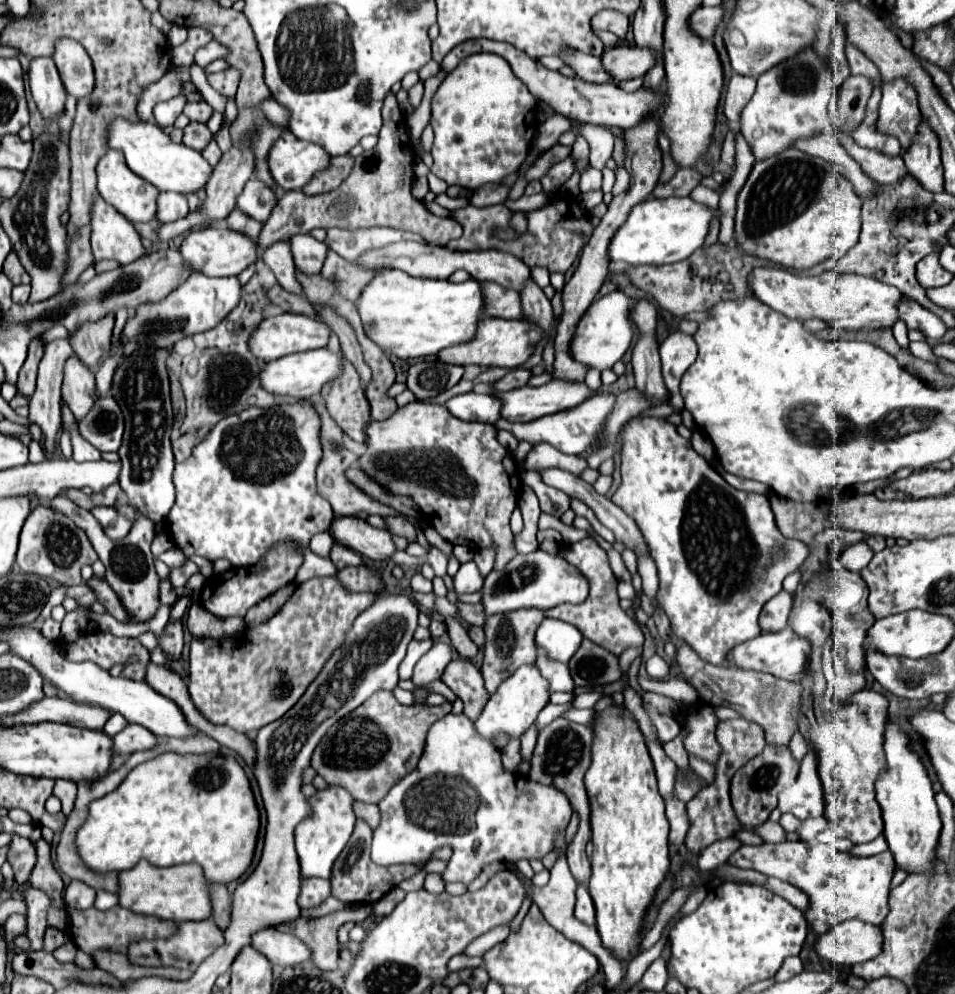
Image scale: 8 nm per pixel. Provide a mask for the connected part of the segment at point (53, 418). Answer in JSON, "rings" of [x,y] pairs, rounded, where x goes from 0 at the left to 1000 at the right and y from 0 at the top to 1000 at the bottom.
{"rings":[[[72,339],[68,341],[58,341],[58,343],[51,343],[47,347],[47,357],[41,365],[41,379],[39,379],[39,391],[32,399],[32,405],[30,405],[30,422],[32,426],[41,428],[43,434],[45,434],[45,452],[49,458],[55,458],[58,456],[58,444],[60,444],[60,436],[64,434],[64,385],[66,385],[66,369],[68,369],[68,363],[76,357],[76,351],[74,351],[74,345],[72,345]]]}

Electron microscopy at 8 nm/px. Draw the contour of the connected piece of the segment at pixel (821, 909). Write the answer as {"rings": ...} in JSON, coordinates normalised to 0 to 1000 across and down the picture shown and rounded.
{"rings":[[[822,846],[814,850],[776,850],[761,868],[816,882],[824,888],[832,888],[839,896],[845,896],[845,900],[849,900],[849,916],[843,919],[843,925],[855,943],[889,925],[923,931],[931,919],[931,888],[937,878],[933,856],[897,864],[855,846]]]}

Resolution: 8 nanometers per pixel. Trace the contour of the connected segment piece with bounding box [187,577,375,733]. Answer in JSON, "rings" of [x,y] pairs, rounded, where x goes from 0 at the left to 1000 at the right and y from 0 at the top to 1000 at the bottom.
{"rings":[[[328,580],[319,587],[315,587],[311,591],[311,595],[303,601],[303,605],[296,609],[296,613],[284,621],[282,625],[265,631],[265,633],[254,633],[250,639],[246,639],[244,643],[220,643],[220,642],[206,642],[203,641],[198,655],[198,675],[196,681],[196,693],[198,693],[198,701],[202,705],[202,709],[206,711],[206,715],[217,723],[221,725],[223,729],[238,729],[242,733],[246,733],[248,737],[263,737],[263,735],[269,735],[277,729],[282,729],[284,725],[296,721],[311,705],[313,701],[317,699],[317,695],[321,693],[321,689],[326,687],[326,683],[330,683],[330,677],[336,675],[338,667],[342,665],[342,659],[347,659],[347,655],[351,655],[351,651],[355,651],[355,647],[359,645],[359,635],[363,635],[363,631],[368,631],[368,625],[378,617],[382,615],[384,611],[388,611],[393,605],[393,599],[391,597],[368,597],[363,595],[351,580]]]}

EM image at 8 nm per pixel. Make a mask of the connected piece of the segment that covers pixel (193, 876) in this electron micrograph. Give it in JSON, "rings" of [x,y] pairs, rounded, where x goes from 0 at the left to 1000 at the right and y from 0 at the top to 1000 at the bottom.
{"rings":[[[146,866],[139,874],[125,880],[125,910],[141,919],[166,921],[169,925],[179,927],[210,927],[223,921],[219,888],[213,874],[204,868],[166,874],[154,866]]]}

